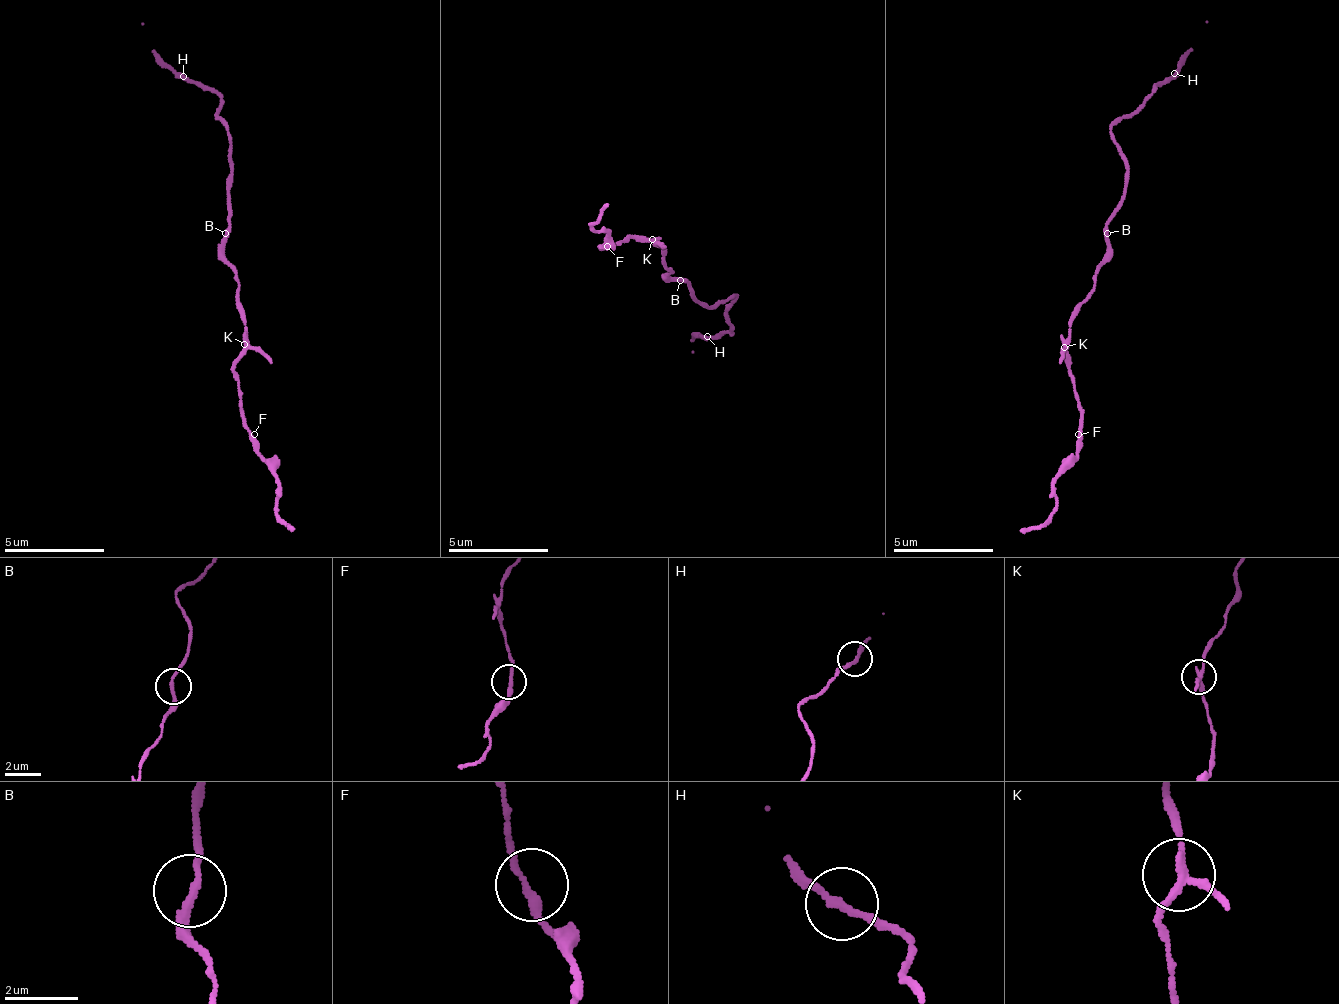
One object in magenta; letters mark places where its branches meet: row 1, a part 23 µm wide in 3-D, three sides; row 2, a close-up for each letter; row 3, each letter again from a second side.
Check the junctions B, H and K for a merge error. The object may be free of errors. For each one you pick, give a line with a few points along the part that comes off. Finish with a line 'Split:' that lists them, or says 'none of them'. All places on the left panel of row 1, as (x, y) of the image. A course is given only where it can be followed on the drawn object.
K: Course of the part to remove: (246, 343), (237, 378), (254, 454), (277, 482), (277, 512), (294, 527)
Split: K

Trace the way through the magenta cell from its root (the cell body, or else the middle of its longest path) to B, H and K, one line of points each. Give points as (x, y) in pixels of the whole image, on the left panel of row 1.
B: (235, 266), (225, 253), (225, 233)
H: (235, 266), (225, 253), (231, 170), (227, 128), (218, 111), (217, 98), (183, 76)
K: (235, 266), (235, 281), (239, 286), (237, 300), (246, 343)

